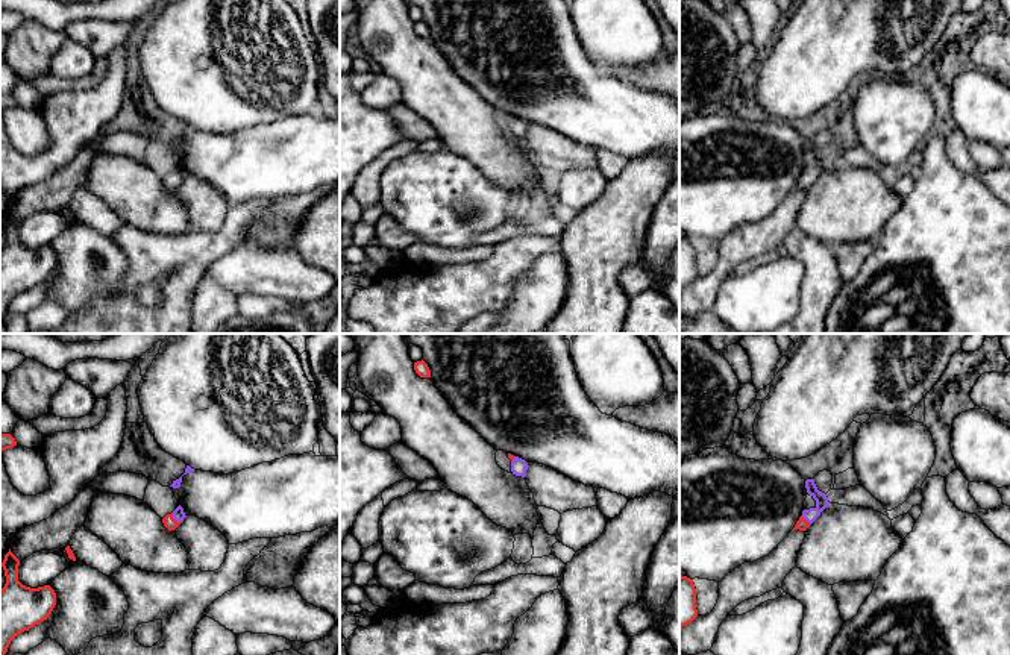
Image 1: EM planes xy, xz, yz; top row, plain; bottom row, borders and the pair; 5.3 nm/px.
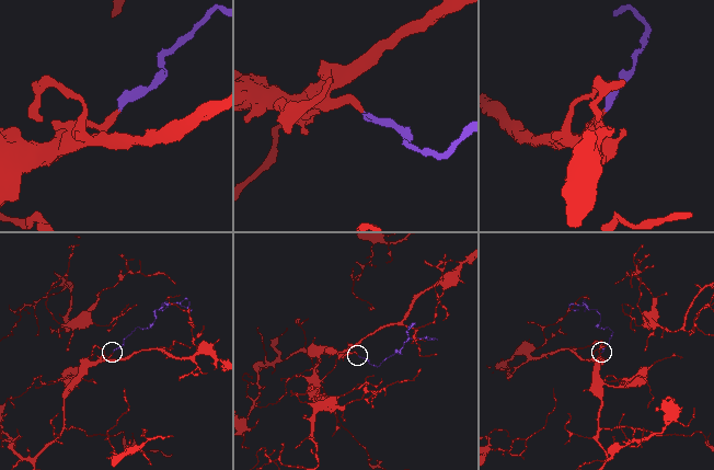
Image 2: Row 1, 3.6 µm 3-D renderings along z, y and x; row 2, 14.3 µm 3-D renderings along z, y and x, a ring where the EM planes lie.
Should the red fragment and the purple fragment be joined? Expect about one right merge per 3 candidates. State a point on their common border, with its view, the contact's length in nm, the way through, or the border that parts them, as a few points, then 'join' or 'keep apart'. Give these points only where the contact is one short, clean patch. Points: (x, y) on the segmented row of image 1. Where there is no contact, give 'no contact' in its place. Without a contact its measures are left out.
contact xy (173, 519); length 80 nm; way xy (170, 523), (173, 519), (178, 514); join

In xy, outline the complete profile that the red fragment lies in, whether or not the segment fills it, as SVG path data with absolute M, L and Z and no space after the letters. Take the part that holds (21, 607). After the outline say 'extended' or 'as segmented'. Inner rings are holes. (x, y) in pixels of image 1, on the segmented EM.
M9 549L2 563L6 584L0 590L0 655L18 634L47 620L56 605L50 585L30 588L18 581L18 566L20 559Z; as segmented

